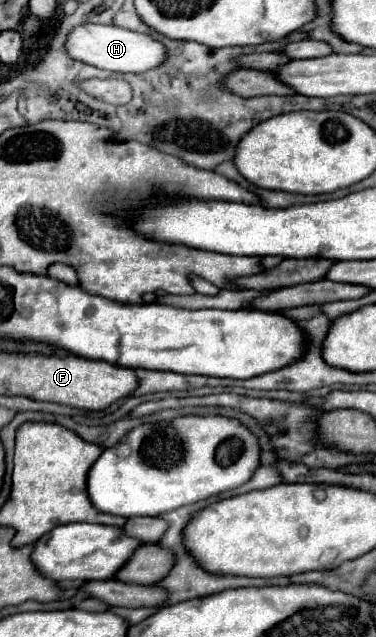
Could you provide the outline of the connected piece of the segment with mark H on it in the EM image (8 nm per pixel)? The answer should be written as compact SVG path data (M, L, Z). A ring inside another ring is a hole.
M79 25L69 33L67 51L73 59L113 73L143 73L165 61L165 47L145 33L135 33L115 25Z

